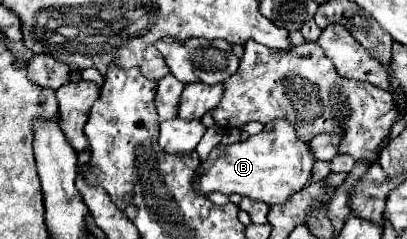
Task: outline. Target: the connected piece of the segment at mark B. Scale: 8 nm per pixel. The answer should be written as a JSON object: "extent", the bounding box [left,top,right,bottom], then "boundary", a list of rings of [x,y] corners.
{"extent":[193,120,315,206],"boundary":[[[273,120],[265,124],[263,132],[257,136],[249,136],[245,142],[229,144],[229,146],[215,146],[199,166],[197,180],[193,188],[199,194],[207,192],[223,192],[223,194],[239,194],[249,196],[255,200],[263,200],[269,206],[285,204],[293,194],[301,192],[305,186],[311,184],[315,156],[309,148],[309,142],[297,136],[295,126],[289,120]]]}

